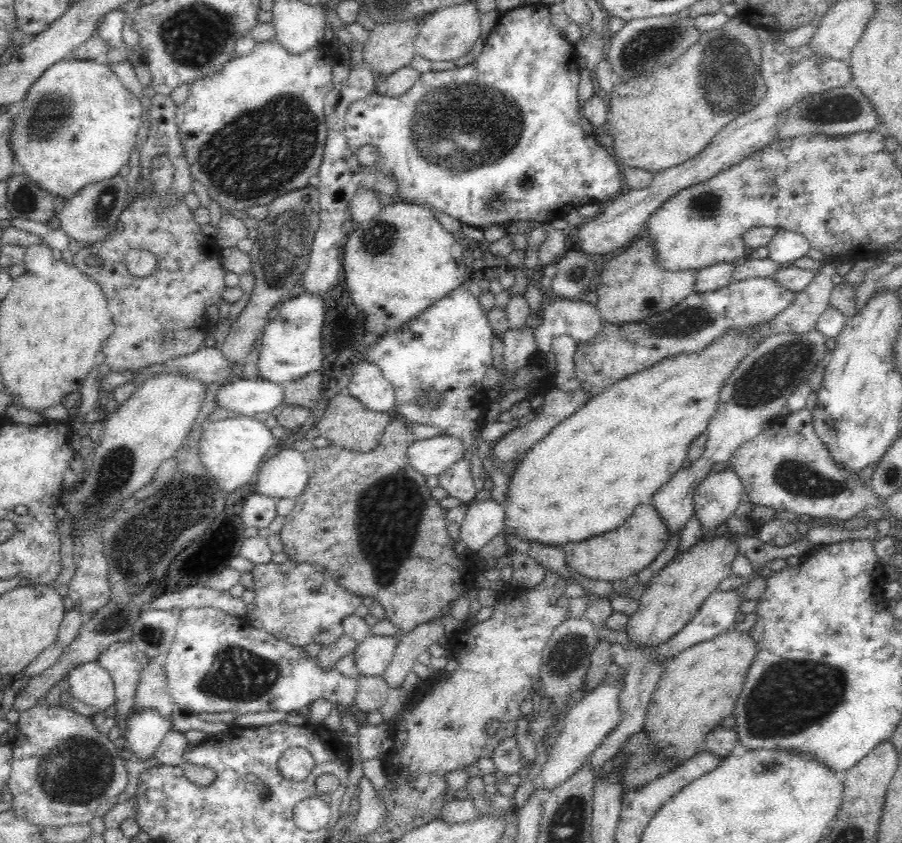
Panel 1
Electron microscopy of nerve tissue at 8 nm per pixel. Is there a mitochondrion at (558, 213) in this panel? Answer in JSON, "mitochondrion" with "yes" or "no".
{"mitochondrion":"no"}

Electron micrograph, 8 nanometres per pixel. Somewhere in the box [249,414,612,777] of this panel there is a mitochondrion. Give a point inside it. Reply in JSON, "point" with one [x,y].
{"point":[389,513]}

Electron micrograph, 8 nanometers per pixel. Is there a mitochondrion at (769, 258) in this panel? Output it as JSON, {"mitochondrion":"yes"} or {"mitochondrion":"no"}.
{"mitochondrion":"no"}

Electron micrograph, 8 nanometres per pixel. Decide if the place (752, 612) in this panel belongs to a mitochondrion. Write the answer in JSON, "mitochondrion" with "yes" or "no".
{"mitochondrion":"no"}

